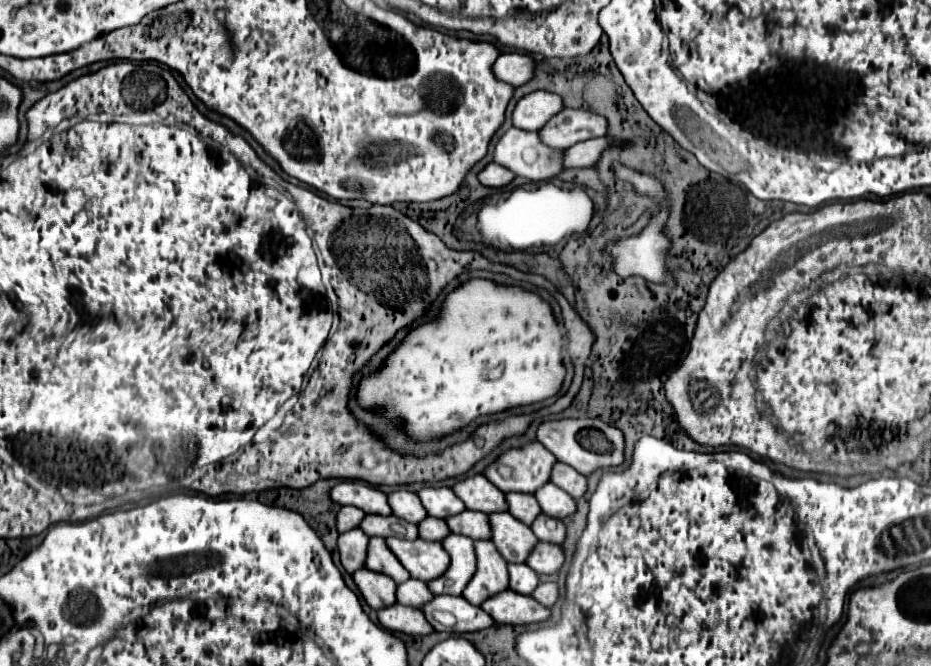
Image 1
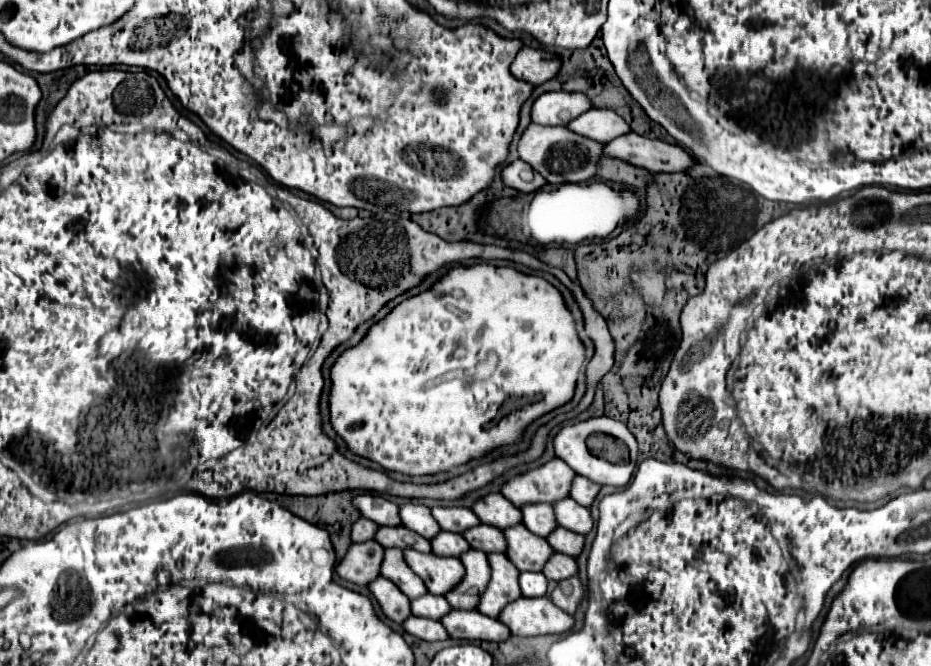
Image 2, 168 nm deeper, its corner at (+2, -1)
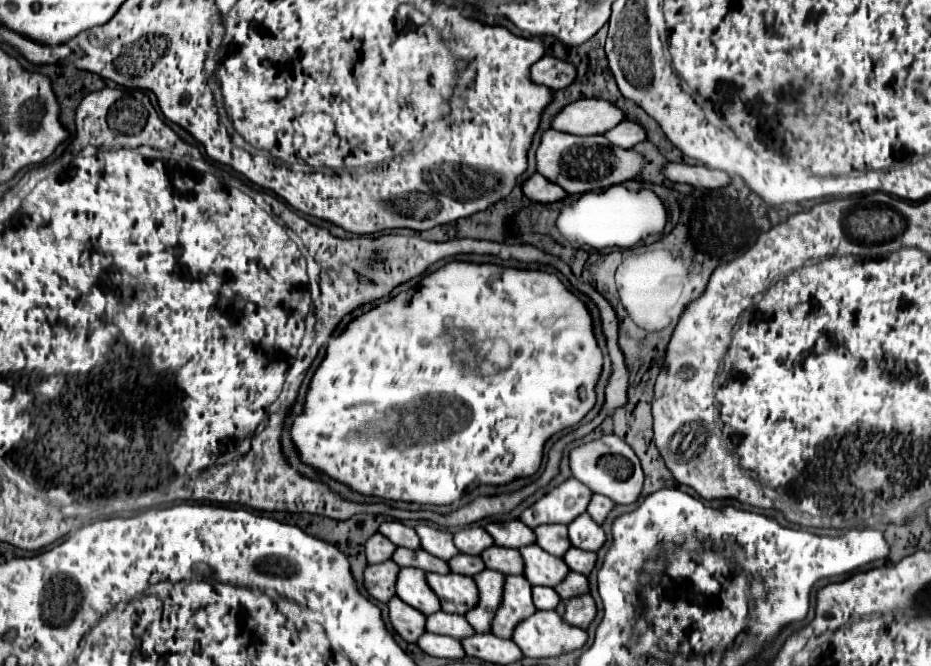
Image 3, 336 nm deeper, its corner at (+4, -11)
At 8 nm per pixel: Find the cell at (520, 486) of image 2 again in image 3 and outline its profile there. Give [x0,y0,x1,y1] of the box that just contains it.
[521,478,593,528]

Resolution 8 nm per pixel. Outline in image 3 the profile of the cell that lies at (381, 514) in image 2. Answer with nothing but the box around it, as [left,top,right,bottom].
[379,520,421,550]

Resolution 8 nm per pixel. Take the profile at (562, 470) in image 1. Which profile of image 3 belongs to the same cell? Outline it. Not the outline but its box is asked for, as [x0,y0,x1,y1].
[587,494,615,524]

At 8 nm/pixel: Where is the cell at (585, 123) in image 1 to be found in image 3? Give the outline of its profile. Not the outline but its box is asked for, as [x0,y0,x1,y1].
[605,120,647,148]

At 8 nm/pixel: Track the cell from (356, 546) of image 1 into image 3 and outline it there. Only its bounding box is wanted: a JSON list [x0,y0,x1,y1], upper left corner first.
[365,560,399,602]

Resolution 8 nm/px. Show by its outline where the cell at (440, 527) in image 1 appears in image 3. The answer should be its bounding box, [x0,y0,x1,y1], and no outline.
[449,554,485,576]

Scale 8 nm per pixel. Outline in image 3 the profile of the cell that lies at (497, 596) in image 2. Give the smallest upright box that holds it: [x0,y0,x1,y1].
[493,576,537,638]

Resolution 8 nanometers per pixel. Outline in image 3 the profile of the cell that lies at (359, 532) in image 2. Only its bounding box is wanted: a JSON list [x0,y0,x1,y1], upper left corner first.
[365,534,395,564]

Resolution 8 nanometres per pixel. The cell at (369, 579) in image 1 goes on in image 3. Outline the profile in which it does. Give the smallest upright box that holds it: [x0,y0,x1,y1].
[389,596,427,644]

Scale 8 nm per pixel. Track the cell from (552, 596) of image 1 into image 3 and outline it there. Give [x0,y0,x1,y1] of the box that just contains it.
[565,594,597,630]

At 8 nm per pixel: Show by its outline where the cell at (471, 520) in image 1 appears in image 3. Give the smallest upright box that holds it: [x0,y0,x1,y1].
[481,546,525,574]

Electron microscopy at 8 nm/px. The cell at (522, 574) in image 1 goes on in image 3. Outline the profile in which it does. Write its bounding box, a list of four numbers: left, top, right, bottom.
[533,588,561,610]

